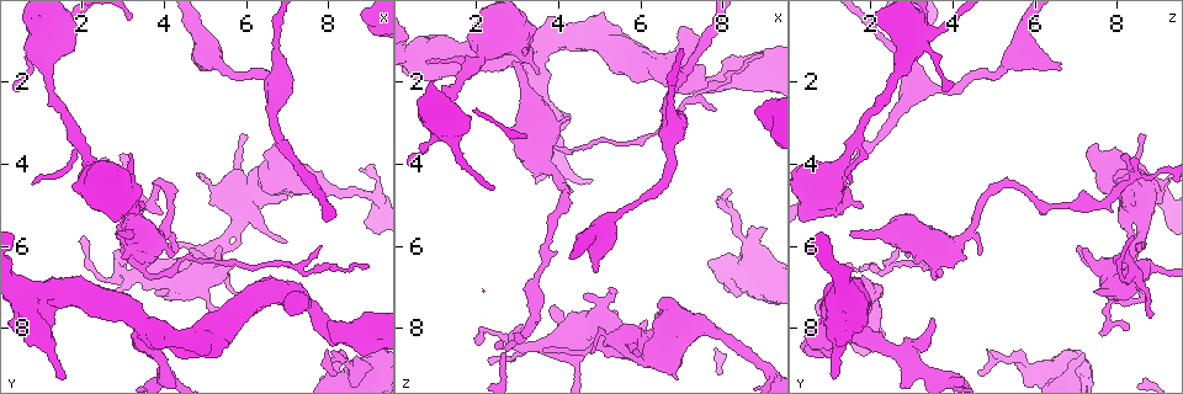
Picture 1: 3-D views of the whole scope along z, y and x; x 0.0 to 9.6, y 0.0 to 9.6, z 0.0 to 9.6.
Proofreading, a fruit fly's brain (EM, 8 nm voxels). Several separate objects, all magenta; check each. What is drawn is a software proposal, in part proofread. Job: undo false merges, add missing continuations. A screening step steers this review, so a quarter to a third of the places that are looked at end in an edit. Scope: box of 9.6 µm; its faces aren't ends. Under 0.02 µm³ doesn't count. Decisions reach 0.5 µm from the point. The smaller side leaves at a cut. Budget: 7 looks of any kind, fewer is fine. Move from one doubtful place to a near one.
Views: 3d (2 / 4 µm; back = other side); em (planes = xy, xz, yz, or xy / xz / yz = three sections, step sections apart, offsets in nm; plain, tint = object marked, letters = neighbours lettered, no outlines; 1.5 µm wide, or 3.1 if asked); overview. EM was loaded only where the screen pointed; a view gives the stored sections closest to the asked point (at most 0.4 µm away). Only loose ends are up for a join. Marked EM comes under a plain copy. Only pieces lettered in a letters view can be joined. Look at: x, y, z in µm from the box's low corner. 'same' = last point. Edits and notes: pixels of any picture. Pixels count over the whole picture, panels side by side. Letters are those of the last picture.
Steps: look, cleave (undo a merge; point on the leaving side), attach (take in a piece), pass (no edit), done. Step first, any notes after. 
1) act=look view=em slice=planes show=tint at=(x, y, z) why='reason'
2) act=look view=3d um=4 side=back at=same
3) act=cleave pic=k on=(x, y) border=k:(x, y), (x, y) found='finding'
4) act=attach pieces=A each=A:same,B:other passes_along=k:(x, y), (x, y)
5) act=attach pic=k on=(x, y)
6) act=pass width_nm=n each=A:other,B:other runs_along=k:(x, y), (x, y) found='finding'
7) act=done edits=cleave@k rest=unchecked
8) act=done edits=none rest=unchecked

act=look view=3d um=2 at=(2.05, 5.75, 8.35) why='thin end'

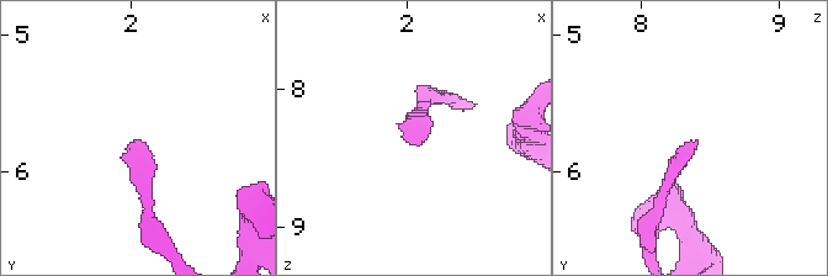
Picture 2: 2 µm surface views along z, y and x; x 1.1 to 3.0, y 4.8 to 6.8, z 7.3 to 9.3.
act=look view=em slice=planes show=letters at=(2.10, 5.78, 8.36) why='shape alone is not enough'

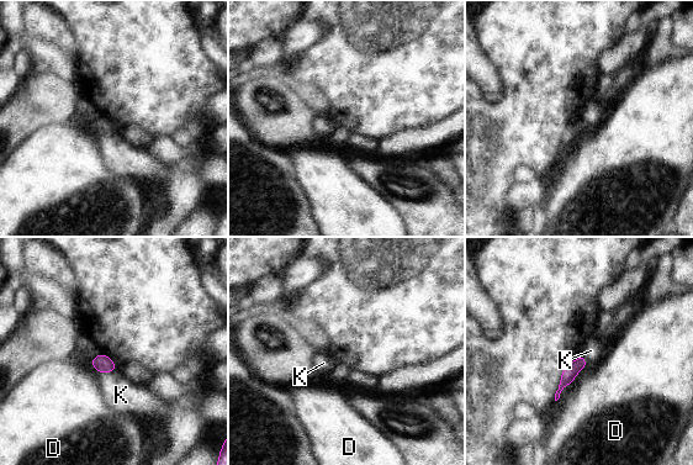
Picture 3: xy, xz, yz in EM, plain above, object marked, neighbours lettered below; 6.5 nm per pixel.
act=pass width_nm=90 each=D:other,K:other border=3:(116, 369), (100, 374) found='no lettered piece goes on from it'

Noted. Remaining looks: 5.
act=look view=3d um=4 at=(8.40, 8.60, 7.20) why='branch stops here'

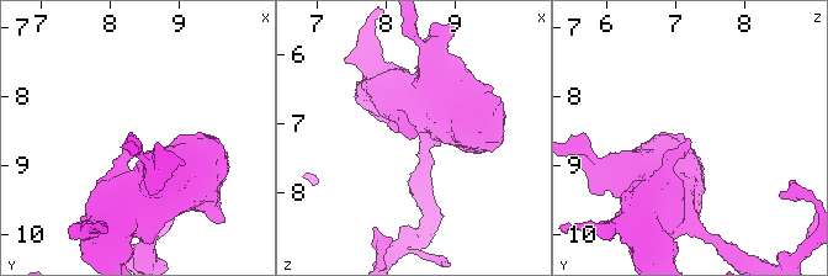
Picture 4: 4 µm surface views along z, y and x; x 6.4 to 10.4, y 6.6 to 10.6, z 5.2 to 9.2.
act=look view=em slice=yz step=4 show=letters at=(8.40, 8.65, 7.15)

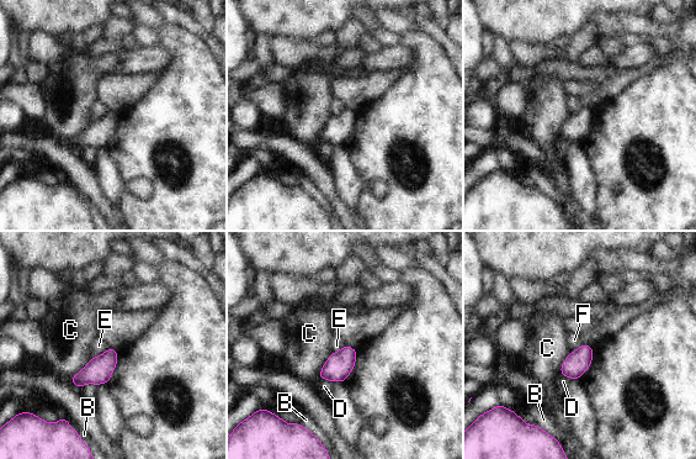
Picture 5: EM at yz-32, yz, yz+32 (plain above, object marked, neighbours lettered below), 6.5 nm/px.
act=look view=em slice=planes show=letters at=same why='another direction'

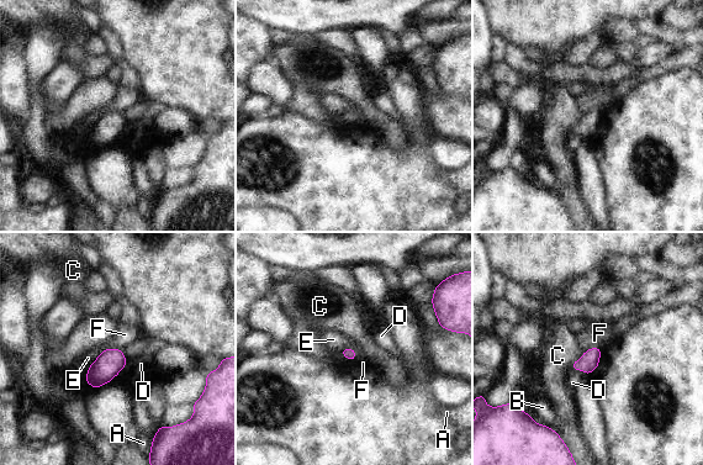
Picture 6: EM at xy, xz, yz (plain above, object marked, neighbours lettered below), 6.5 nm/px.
act=pass each=A:other,B:other,C:other,D:other,E:other,F:other border=6:(347, 347), (355, 352), (354, 360) found='no lettered piece goes on from it'

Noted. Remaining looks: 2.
act=look view=em slice=xz step=4 show=letters at=(6.05, 3.35, 8.65) why='an open end'

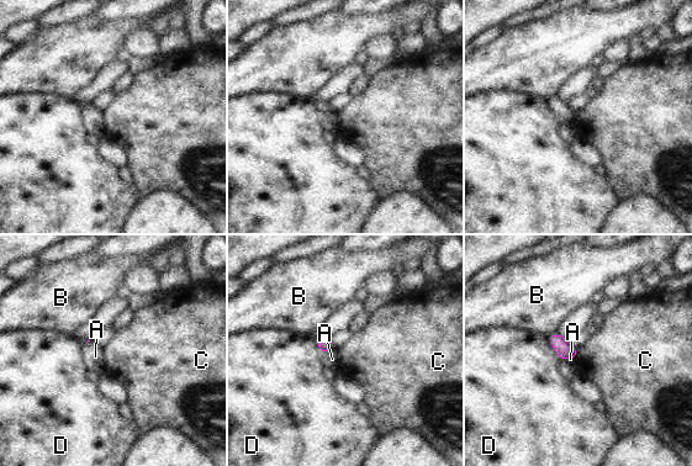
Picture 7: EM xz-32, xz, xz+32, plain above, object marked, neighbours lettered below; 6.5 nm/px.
act=look view=em slice=planes show=letters at=same

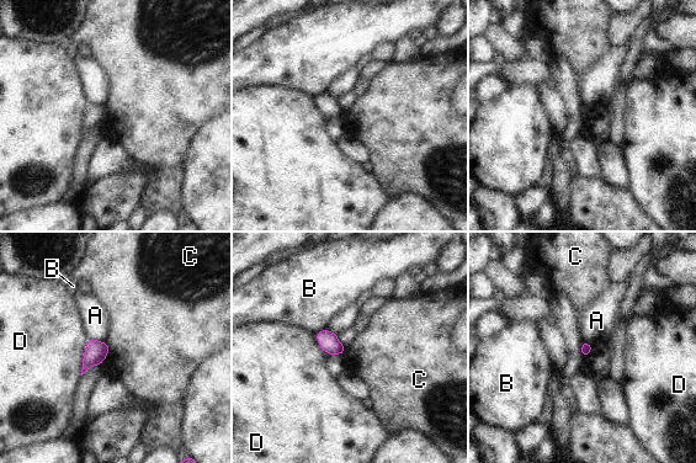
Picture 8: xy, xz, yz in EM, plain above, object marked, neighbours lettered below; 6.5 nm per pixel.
act=pass each=A:other,B:other,C:other,D:other found='none of them fits'

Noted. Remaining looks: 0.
act=done edits=none rest=unchecked

